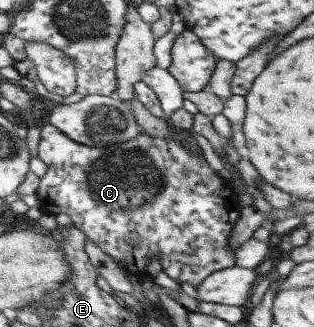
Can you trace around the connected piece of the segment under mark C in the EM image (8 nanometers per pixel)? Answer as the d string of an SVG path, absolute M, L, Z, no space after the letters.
M49 121L41 123L40 130L41 141L38 145L37 155L39 159L42 159L44 163L49 165L48 173L41 178L36 193L39 197L37 201L41 207L41 211L46 215L56 216L63 213L70 216L75 227L84 232L88 239L97 243L98 247L108 252L126 269L127 273L144 281L146 279L152 280L147 267L152 257L160 256L164 269L169 276L172 276L180 283L189 283L197 289L211 273L226 269L227 267L236 266L236 249L231 248L229 241L244 207L240 205L239 192L235 190L235 186L228 179L222 179L220 175L216 174L216 171L206 163L201 149L194 152L194 150L186 148L186 144L180 142L180 140L174 140L174 138L154 138L148 133L145 133L145 131L136 140L132 139L128 142L103 145L96 148L95 146L83 145L80 142L73 141L72 138L67 137L58 127L51 125Z

